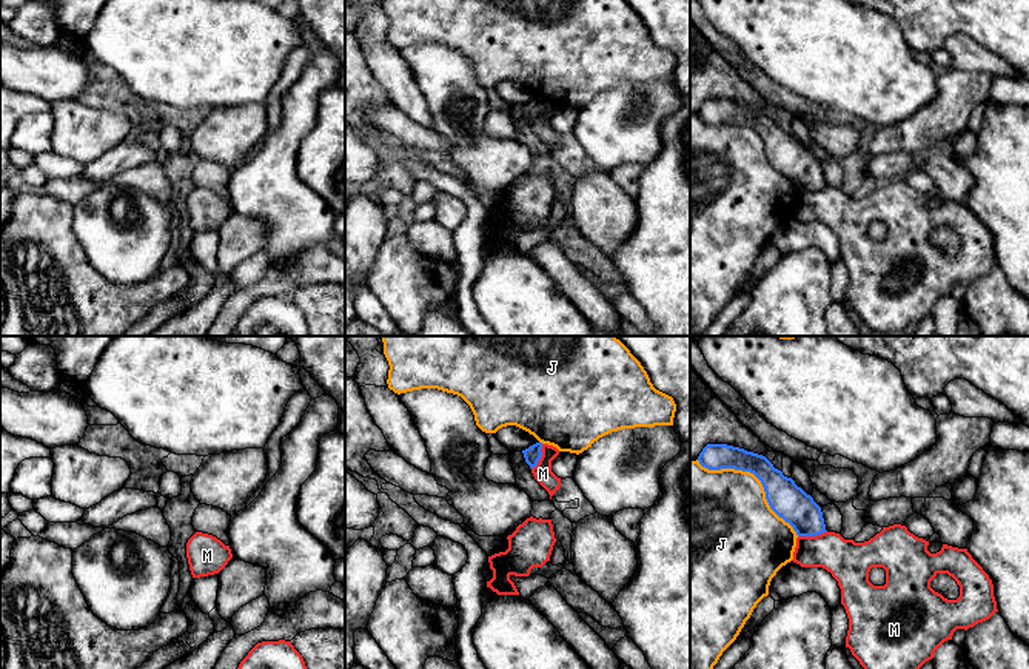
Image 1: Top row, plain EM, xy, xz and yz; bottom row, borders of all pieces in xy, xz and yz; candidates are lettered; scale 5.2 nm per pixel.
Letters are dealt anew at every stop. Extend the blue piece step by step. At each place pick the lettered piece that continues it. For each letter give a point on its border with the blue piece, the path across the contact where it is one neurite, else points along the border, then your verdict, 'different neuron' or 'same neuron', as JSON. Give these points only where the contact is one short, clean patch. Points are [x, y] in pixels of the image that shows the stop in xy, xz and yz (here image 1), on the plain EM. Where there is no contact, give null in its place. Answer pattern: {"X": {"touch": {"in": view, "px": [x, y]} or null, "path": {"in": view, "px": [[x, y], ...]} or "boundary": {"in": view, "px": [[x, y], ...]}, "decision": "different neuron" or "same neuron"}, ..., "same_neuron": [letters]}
{"J": {"touch": {"in": "yz", "px": [757, 131]}, "decision": "different neuron"}, "M": {"touch": {"in": "yz", "px": [812, 190]}, "boundary": {"in": "yz", "px": [[826, 185], [817, 190], [798, 191]]}, "decision": "different neuron"}, "same_neuron": []}

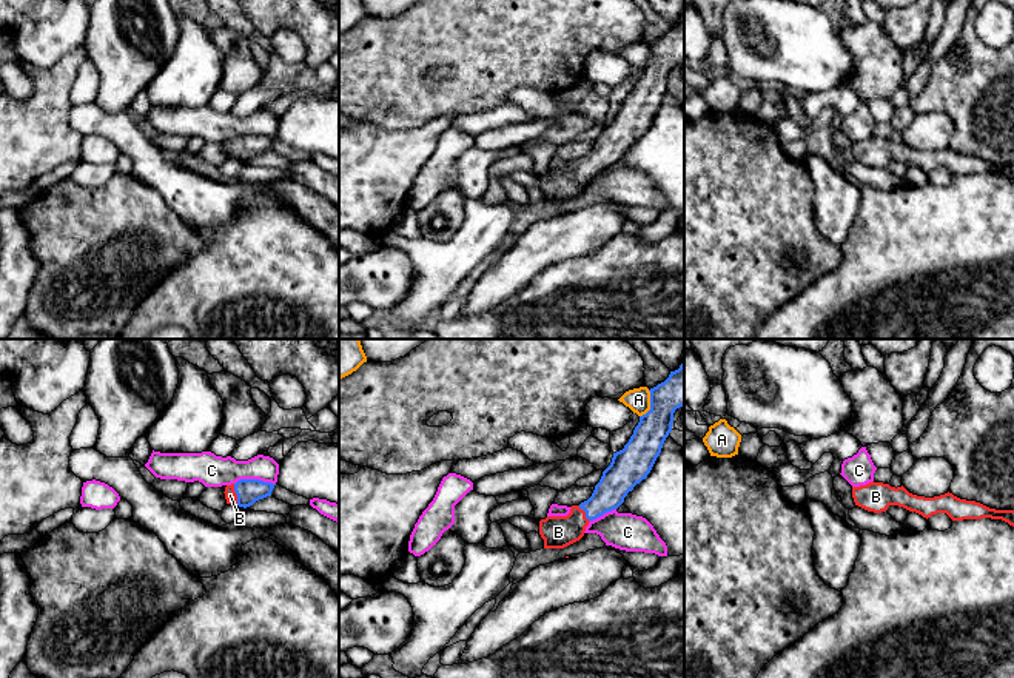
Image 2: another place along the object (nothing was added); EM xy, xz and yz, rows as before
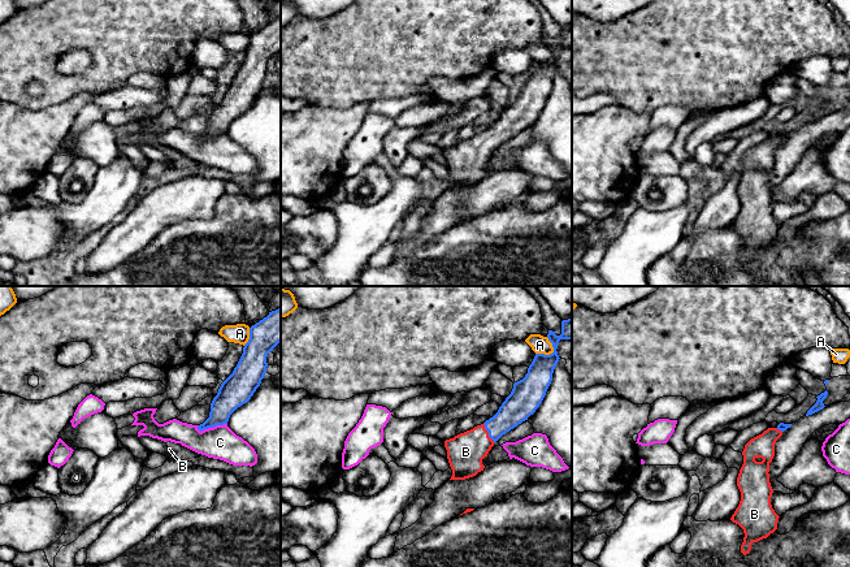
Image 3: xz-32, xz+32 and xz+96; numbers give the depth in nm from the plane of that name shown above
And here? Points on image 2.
{"A": {"touch": {"in": "xz", "px": [651, 59]}, "boundary": {"in": "xz", "px": [[649, 45], [649, 63], [640, 71]]}, "decision": "different neuron"}, "B": {"touch": {"in": "xy", "px": [236, 148]}, "path": {"in": "xy", "px": [[248, 145], [236, 148], [230, 150]]}, "decision": "same neuron"}, "C": {"touch": {"in": "xy", "px": [255, 134]}, "boundary": {"in": "xy", "px": [[275, 137], [239, 134], [235, 139]]}, "decision": "different neuron"}, "same_neuron": ["B"]}

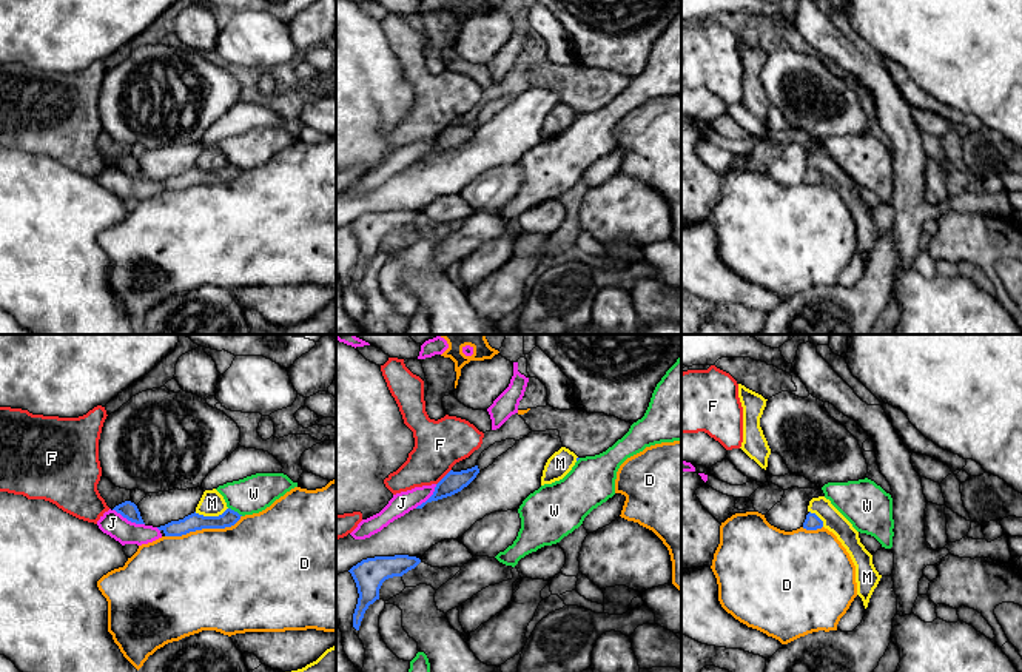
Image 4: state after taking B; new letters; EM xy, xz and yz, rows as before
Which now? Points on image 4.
{"D": {"touch": {"in": "xy", "px": [204, 182]}, "decision": "different neuron"}, "F": {"touch": {"in": "xz", "px": [444, 131]}, "decision": "different neuron"}, "J": {"touch": {"in": "xy", "px": [128, 174]}, "decision": "different neuron"}, "M": {"touch": {"in": "xy", "px": [210, 171]}, "boundary": {"in": "xy", "px": [[227, 162], [218, 170], [199, 170], [194, 167]]}, "decision": "different neuron"}, "W": {"touch": {"in": "xy", "px": [236, 167]}, "decision": "different neuron"}, "same_neuron": []}

